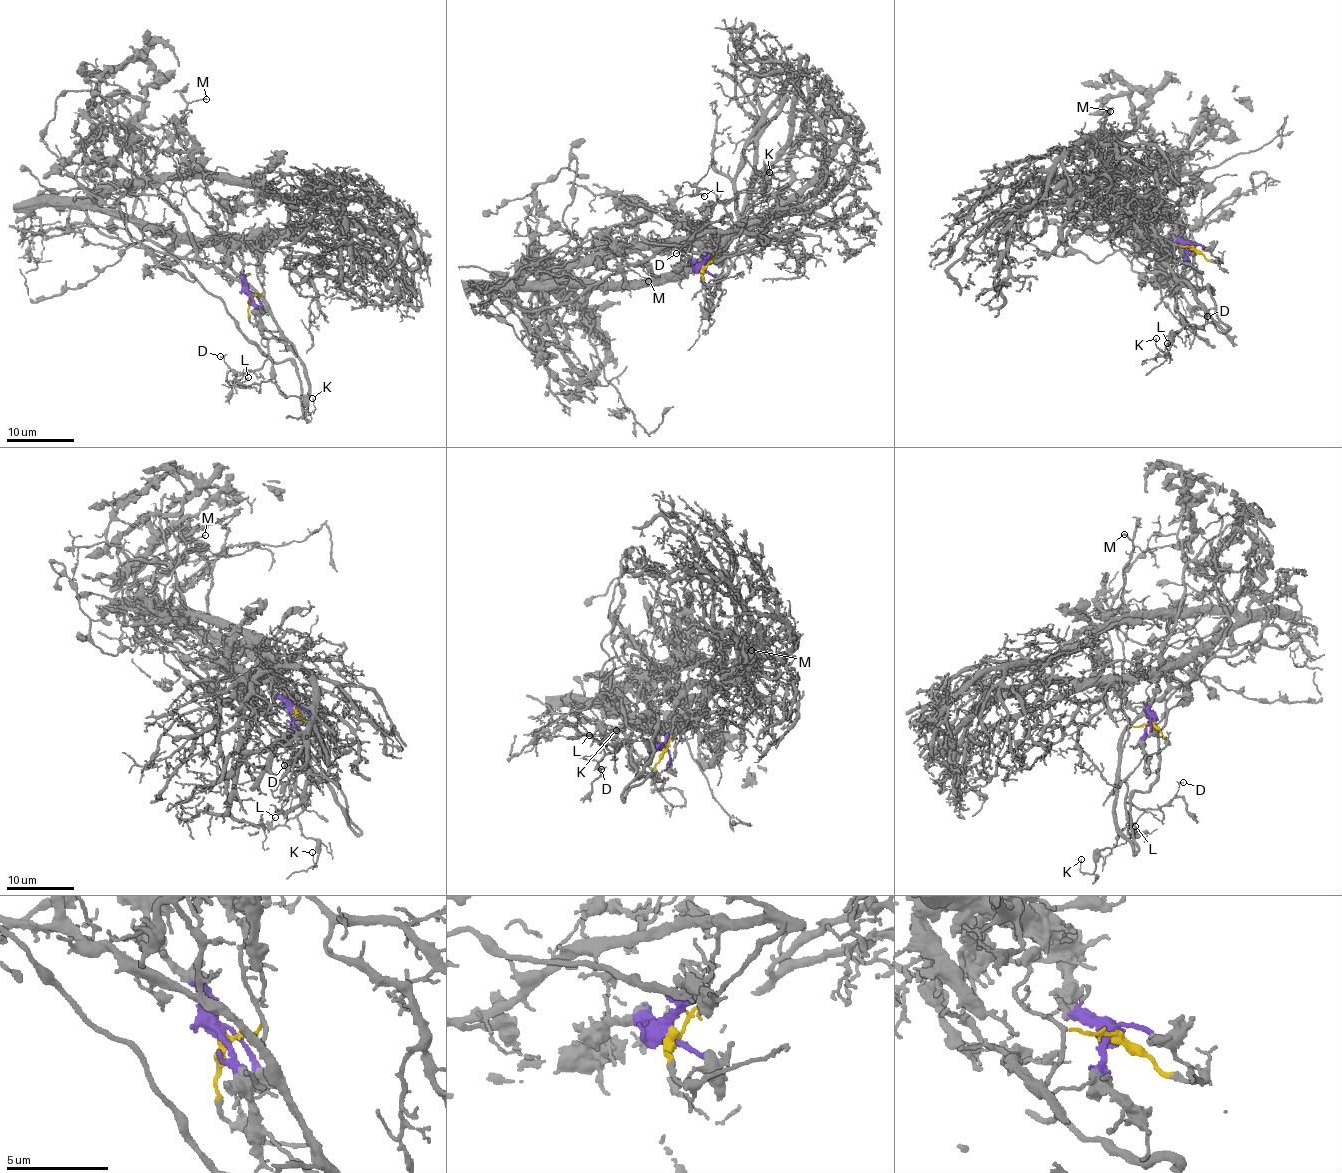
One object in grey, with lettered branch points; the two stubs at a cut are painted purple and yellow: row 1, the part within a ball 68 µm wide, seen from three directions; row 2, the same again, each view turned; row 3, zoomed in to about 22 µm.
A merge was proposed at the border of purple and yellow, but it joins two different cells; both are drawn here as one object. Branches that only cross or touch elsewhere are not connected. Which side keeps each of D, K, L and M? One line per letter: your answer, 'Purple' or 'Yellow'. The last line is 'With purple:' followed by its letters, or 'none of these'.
D: Yellow
K: Yellow
L: Yellow
M: Yellow
With purple: none of these

